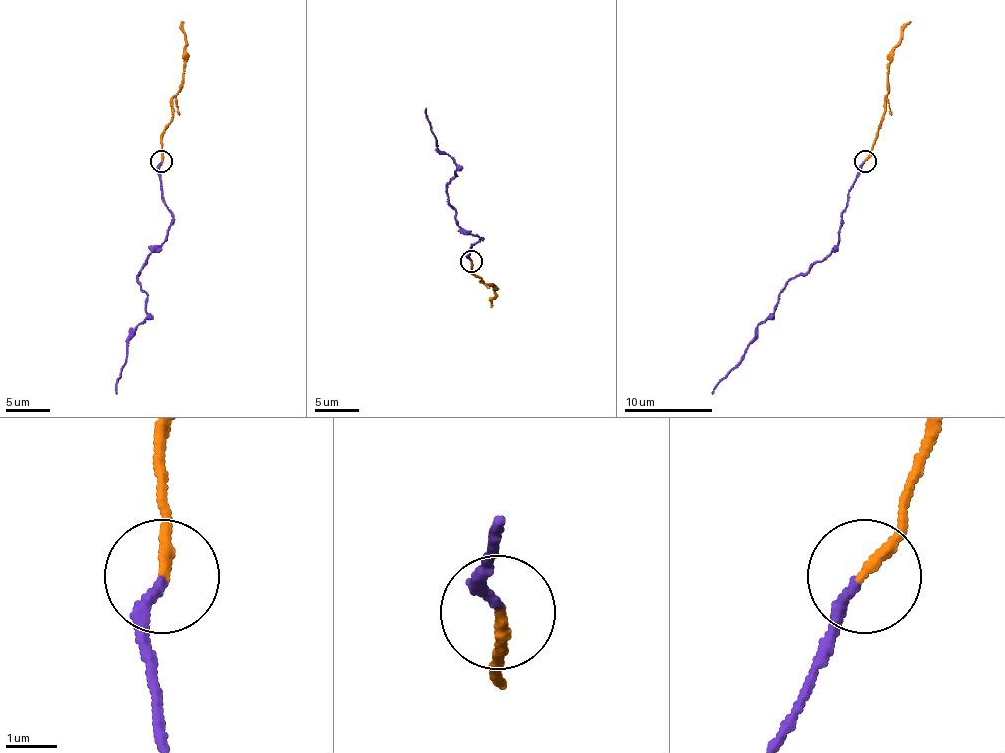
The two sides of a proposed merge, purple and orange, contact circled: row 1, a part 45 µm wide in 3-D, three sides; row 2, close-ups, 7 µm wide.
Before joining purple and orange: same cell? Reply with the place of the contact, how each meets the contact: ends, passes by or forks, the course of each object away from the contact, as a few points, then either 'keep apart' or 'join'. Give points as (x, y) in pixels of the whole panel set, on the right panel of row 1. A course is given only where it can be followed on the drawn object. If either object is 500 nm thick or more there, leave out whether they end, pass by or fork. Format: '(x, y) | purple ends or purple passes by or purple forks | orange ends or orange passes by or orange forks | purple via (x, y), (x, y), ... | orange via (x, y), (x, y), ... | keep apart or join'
(865, 161) | purple ends | orange ends | purple via (864, 161), (840, 212), (838, 245), (779, 293), (776, 308), (757, 326), (744, 359), (713, 394) | orange via (864, 161), (884, 115), (884, 96), (888, 89), (888, 54), (910, 21) | keep apart

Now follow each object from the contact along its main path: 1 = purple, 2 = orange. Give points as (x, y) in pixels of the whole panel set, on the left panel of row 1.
1: (162, 161), (162, 201), (171, 212), (166, 238), (138, 273), (147, 317), (129, 339), (116, 394)
2: (162, 161), (162, 133), (173, 115), (173, 96), (179, 89), (184, 54), (182, 21)

